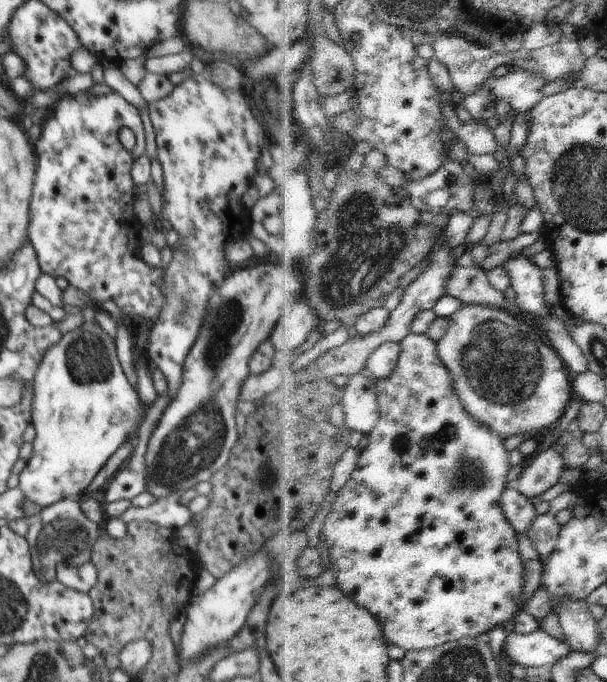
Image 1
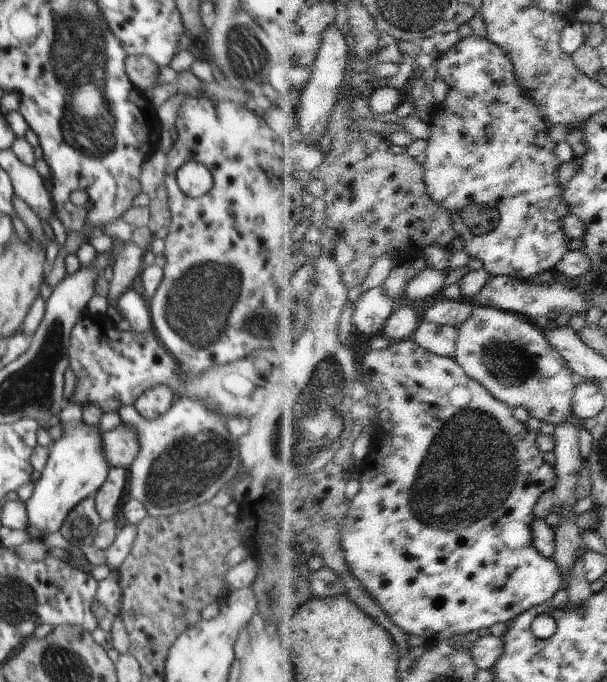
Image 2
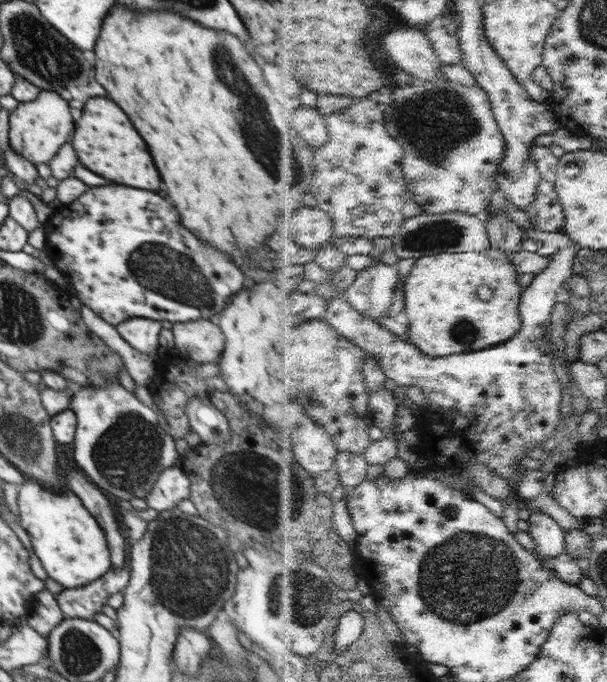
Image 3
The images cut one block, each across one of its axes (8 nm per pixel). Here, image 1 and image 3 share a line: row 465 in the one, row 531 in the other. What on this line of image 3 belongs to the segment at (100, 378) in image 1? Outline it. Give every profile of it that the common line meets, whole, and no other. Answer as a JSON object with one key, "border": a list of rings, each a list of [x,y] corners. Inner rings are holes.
{"border":[[[26,478],[20,486],[17,504],[20,512],[20,521],[18,522],[28,533],[31,543],[33,543],[34,554],[42,562],[48,576],[59,582],[64,588],[71,589],[87,585],[111,569],[113,565],[104,529],[80,502],[80,498],[73,494],[73,491],[69,490],[65,484],[60,491],[52,492],[34,478]]]}

